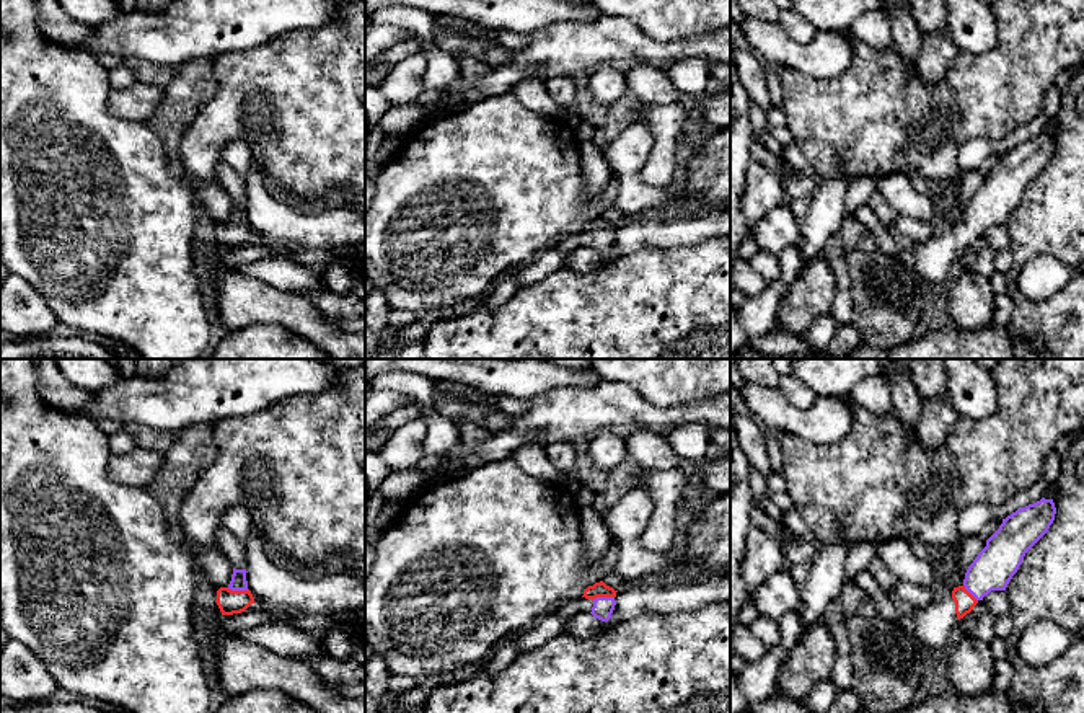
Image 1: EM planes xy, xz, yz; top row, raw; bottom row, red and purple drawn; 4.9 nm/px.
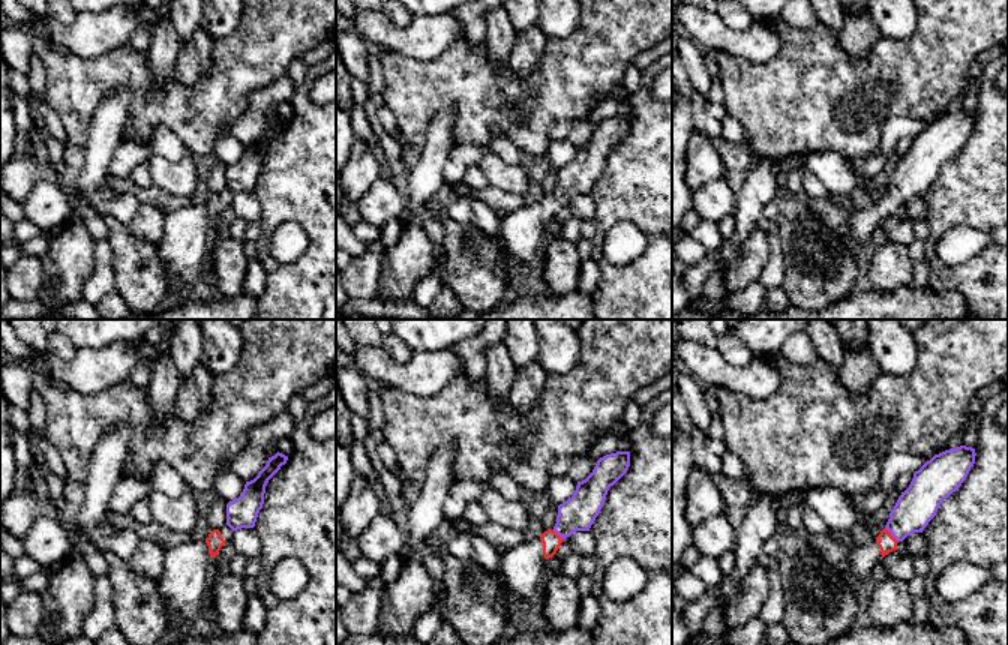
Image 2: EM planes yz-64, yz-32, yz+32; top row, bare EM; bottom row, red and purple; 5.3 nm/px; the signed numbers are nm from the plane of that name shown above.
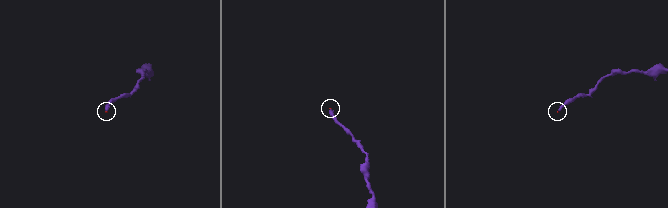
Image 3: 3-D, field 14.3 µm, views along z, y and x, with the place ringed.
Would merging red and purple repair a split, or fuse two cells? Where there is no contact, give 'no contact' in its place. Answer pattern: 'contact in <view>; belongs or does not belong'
contact in xz; belongs

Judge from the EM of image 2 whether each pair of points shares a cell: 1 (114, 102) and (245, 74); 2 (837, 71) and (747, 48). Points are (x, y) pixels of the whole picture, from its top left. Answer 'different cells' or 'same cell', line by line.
1: different cells
2: different cells

